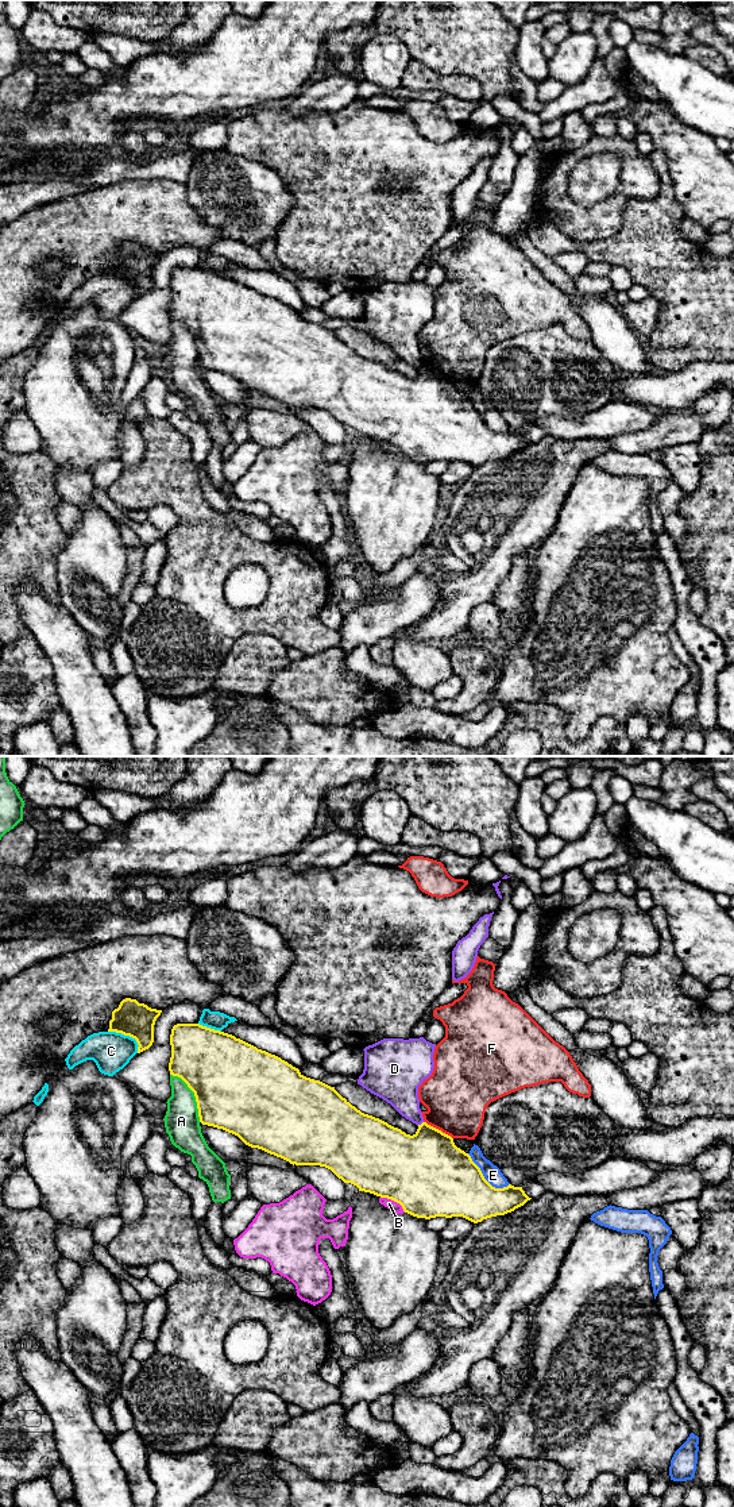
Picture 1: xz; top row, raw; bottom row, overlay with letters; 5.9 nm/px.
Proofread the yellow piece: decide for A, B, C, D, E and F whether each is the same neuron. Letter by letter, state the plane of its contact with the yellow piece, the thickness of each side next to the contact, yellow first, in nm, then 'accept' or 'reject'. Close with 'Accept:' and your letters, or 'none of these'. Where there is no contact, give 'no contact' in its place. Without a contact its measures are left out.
A: xz | 500/200 nm | reject
B: xz | 480/60 nm | reject
C: xz | 220/240 nm | reject
D: xz | 400/220 nm | reject
E: xz | 440/100 nm | reject
F: xz | 460/380 nm | reject
Accept: none of these

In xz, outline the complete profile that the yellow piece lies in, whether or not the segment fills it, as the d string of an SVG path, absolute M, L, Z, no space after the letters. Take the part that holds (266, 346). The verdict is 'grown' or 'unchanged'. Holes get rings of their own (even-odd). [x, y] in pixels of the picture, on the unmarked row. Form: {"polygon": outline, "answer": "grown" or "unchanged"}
{"polygon": "M177 267L170 278L170 319L181 321L194 336L200 366L237 379L246 389L262 393L295 409L320 409L359 435L399 447L417 462L463 460L474 467L505 459L524 450L529 442L522 431L492 431L471 400L457 392L453 382L422 366L410 379L387 366L364 358L343 342L335 331L304 320L281 301L200 267Z", "answer": "unchanged"}

